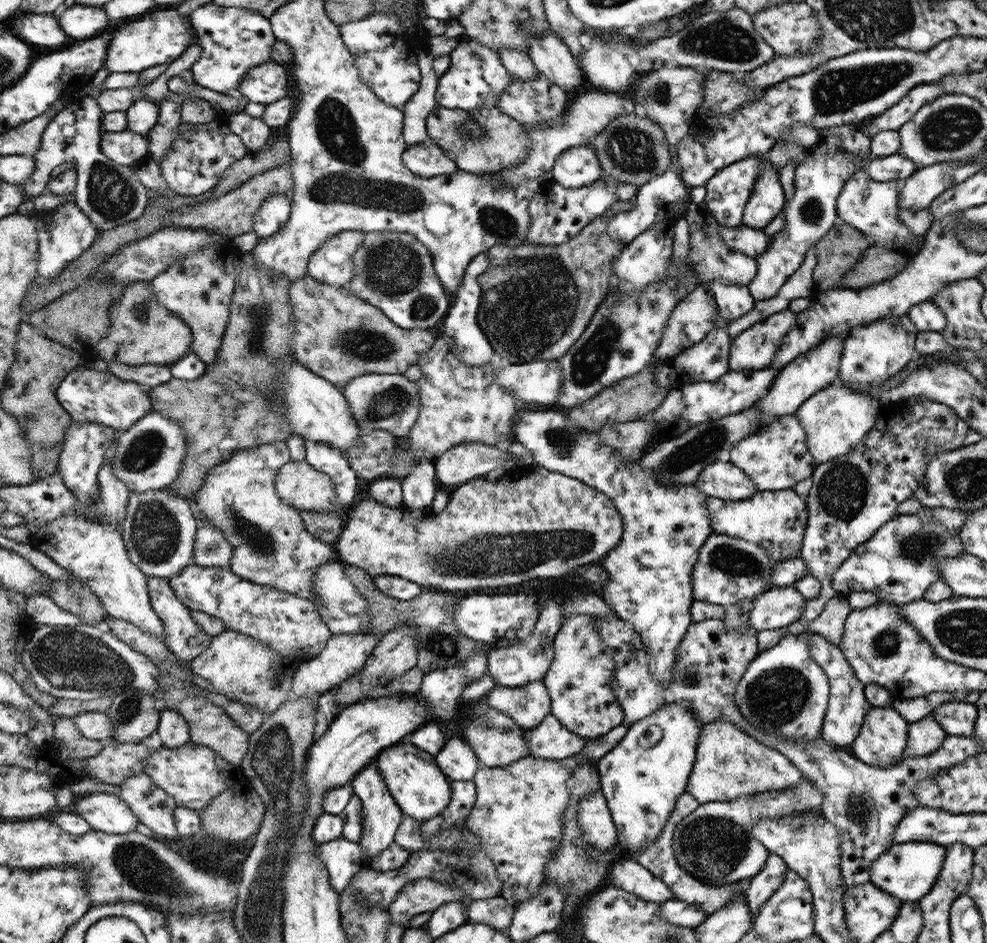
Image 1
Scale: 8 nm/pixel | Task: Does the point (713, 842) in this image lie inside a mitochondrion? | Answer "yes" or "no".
yes

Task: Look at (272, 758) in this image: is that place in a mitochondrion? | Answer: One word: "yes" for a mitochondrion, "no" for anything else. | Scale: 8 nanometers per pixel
yes

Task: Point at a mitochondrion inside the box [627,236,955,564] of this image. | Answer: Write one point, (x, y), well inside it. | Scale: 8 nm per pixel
(843, 490)

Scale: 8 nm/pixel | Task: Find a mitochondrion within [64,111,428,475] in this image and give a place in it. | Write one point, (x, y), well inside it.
(114, 197)

